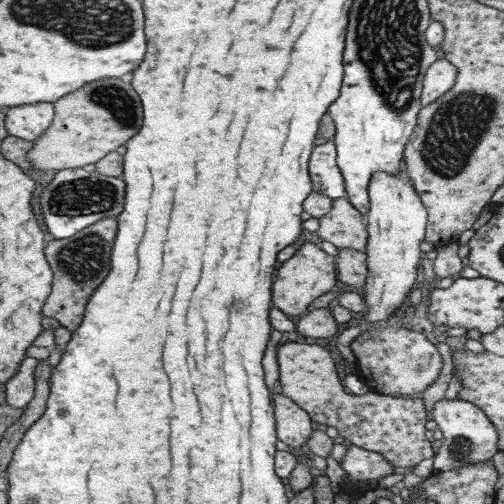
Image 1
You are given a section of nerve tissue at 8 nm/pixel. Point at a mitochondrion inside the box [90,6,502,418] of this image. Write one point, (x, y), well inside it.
(455, 129)

